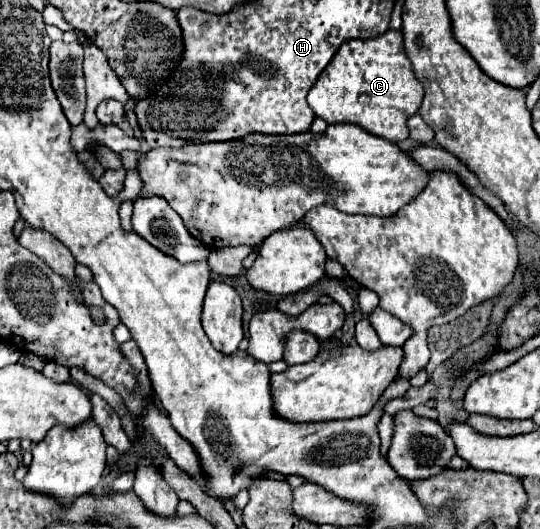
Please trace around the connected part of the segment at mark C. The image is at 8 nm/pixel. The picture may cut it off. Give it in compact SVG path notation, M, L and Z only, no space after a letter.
M387 30L371 40L345 42L307 94L311 110L327 124L357 124L369 134L391 142L407 138L407 118L419 110L421 100L423 86L405 56L399 30Z

